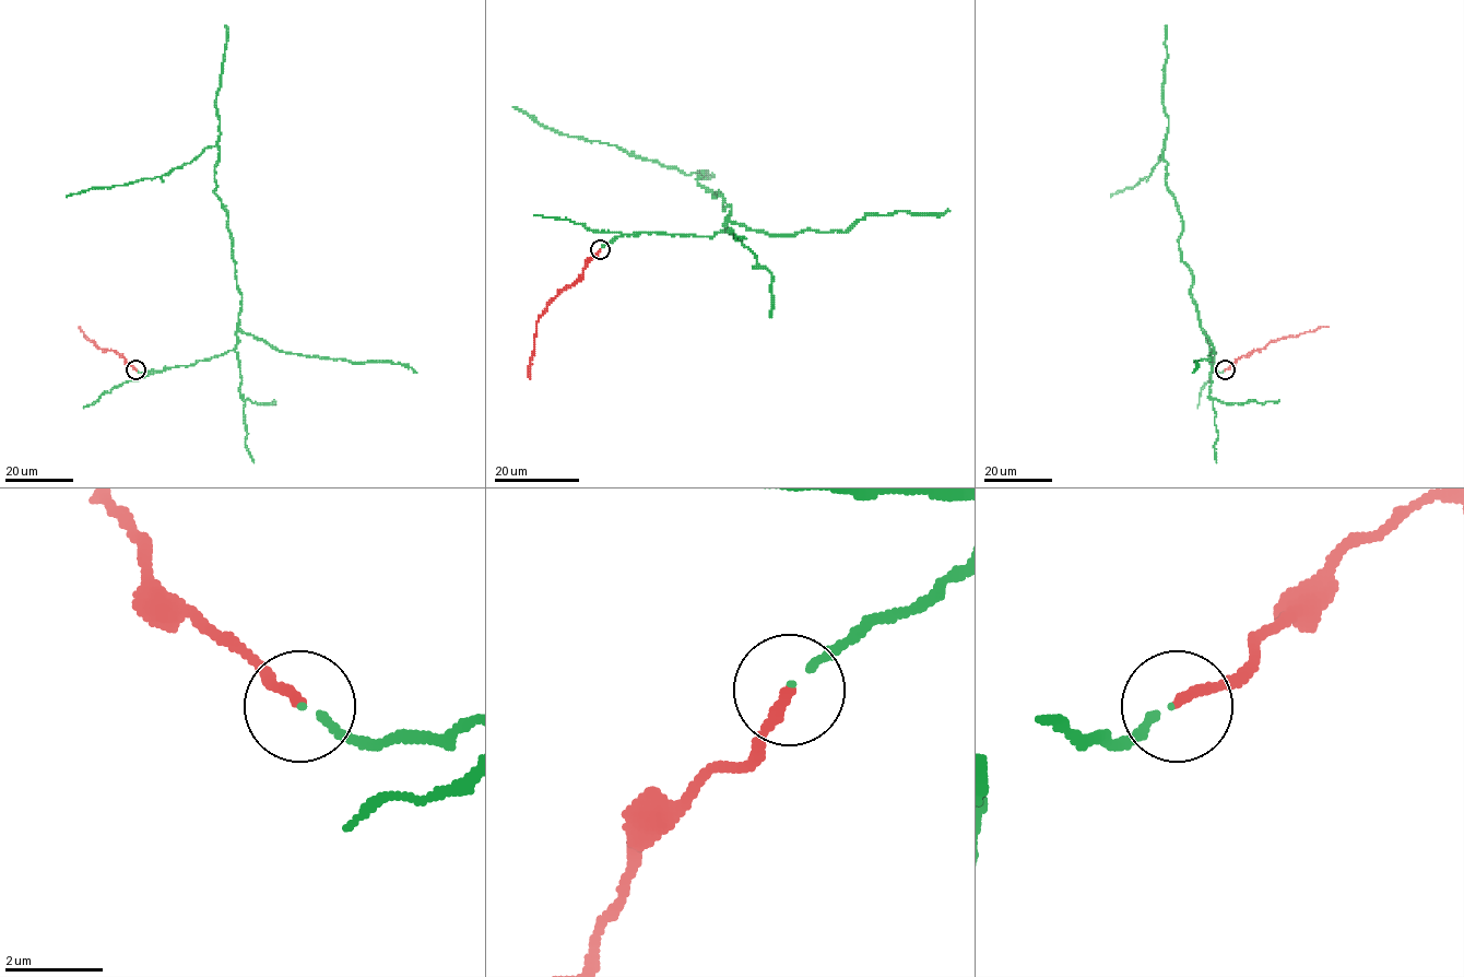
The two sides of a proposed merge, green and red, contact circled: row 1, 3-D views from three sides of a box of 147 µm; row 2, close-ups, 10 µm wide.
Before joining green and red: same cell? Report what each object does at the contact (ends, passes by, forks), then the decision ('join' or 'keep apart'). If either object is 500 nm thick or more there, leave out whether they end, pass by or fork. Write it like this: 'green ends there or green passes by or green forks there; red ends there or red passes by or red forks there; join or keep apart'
green ends there; red ends there; join

